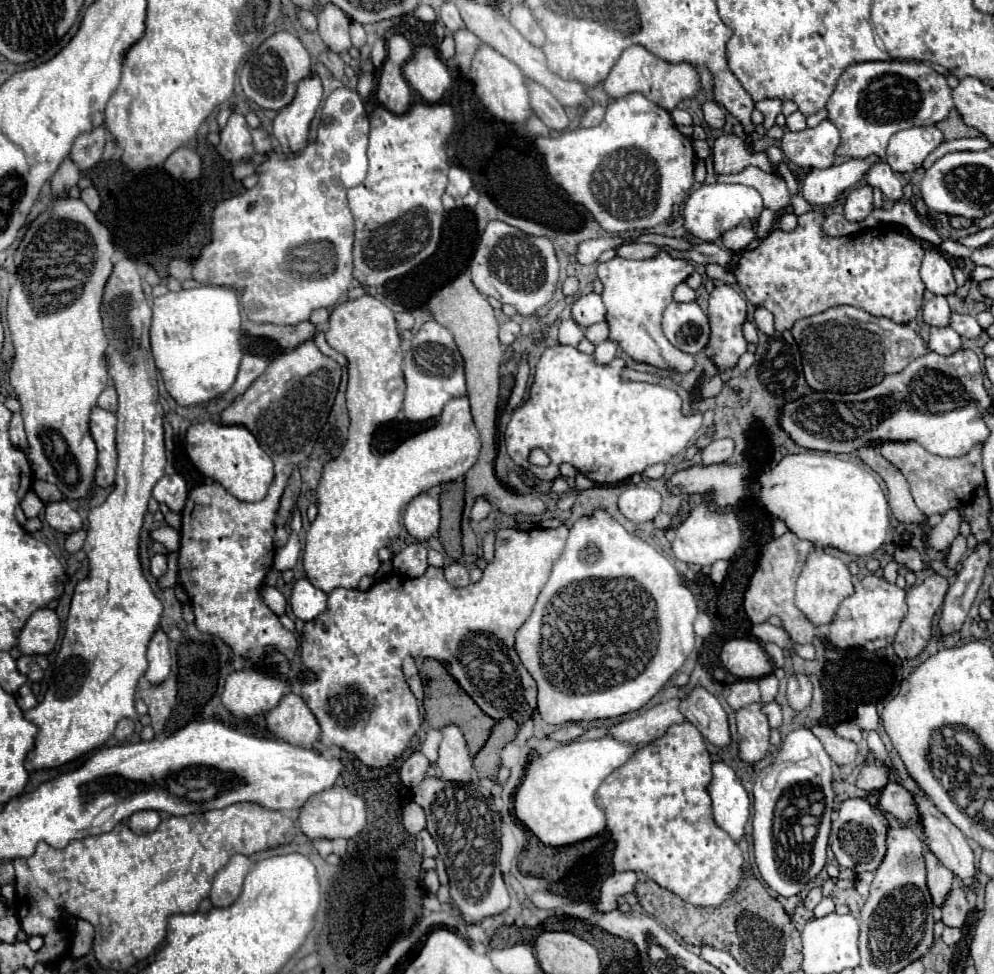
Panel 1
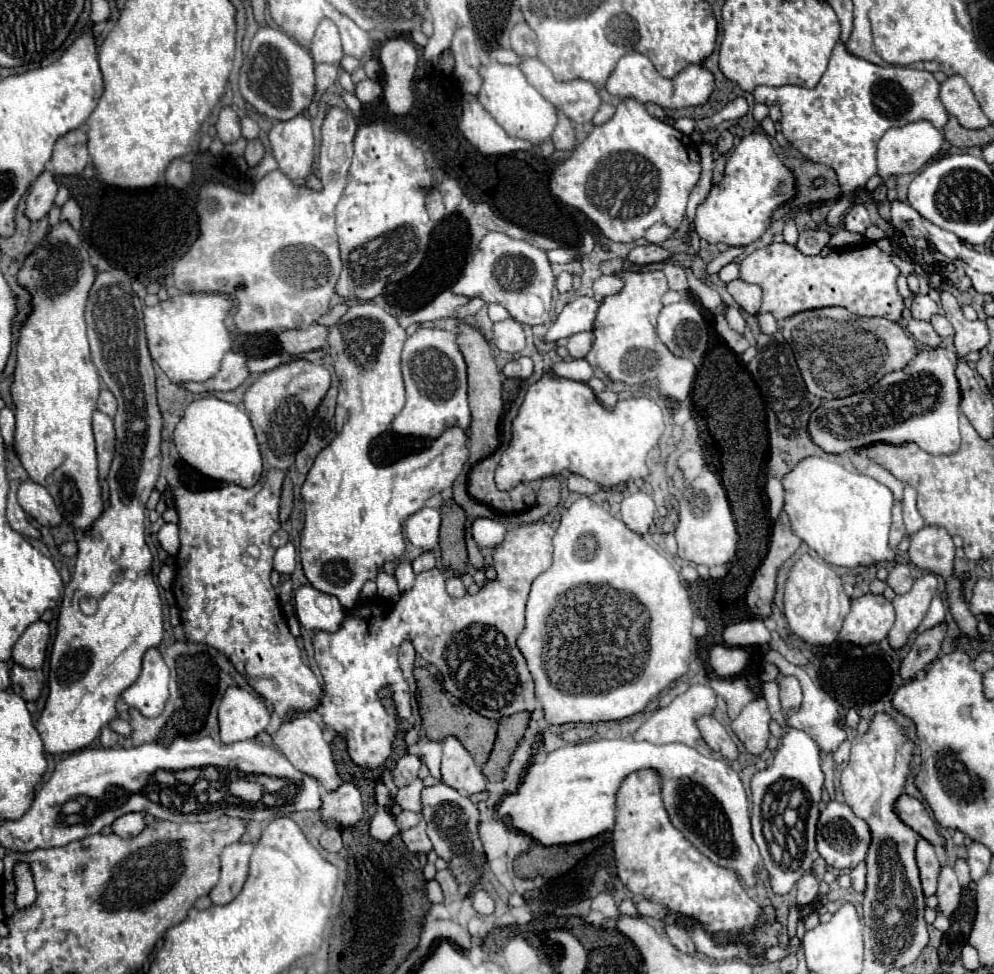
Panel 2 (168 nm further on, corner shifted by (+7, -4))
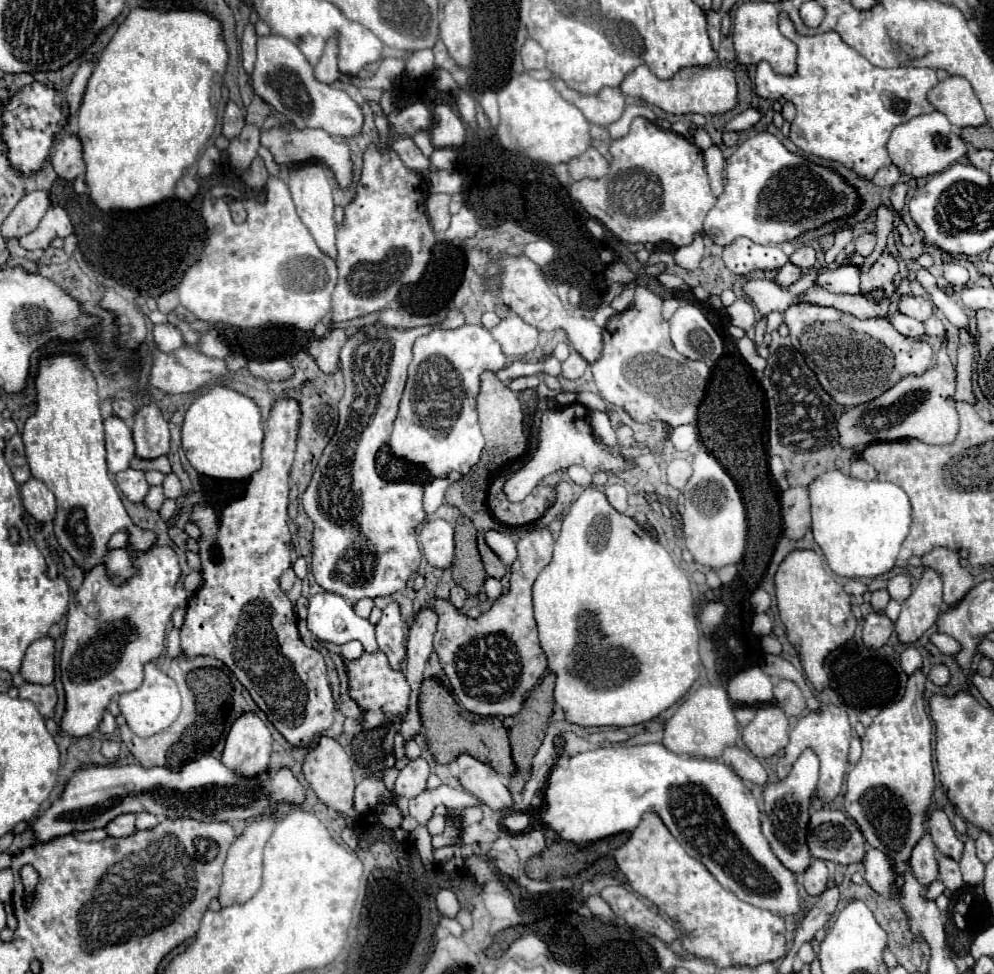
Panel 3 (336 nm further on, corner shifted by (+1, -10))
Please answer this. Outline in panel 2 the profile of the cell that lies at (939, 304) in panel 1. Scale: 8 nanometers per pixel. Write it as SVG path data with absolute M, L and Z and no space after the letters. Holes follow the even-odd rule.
M915 295L913 303L911 303L911 313L915 319L921 321L929 321L931 315L935 315L939 311L939 305L929 297L929 295Z

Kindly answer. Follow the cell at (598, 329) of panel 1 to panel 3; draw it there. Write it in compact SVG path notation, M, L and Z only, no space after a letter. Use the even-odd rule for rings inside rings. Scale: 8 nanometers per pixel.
M571 351L571 355L567 357L567 361L561 367L561 377L565 377L565 379L579 379L585 373L585 369L587 369L587 361L579 353Z

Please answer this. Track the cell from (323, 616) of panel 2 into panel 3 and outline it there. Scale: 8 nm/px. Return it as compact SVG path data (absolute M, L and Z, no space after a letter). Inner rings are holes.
M317 593L309 599L307 627L319 641L329 641L335 645L359 639L365 651L375 653L375 629L367 619L355 615L353 607L345 597L337 593Z

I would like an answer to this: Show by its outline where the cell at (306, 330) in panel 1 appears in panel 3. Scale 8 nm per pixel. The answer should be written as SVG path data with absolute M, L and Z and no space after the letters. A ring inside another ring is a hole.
M343 329L329 331L323 339L313 339L309 343L309 353L315 357L323 373L335 373L339 369L339 351L347 343L349 335Z

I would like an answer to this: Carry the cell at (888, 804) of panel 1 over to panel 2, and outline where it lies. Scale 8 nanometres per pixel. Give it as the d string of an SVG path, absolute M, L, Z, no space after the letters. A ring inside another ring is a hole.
M901 795L895 805L893 805L897 817L909 825L915 833L919 833L923 839L927 839L931 845L943 845L943 837L937 833L937 823L933 823L927 807L915 799L915 797L909 797L909 795Z

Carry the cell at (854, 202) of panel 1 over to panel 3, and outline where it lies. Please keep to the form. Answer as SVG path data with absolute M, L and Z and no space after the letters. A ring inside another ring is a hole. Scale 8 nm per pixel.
M863 233L861 237L857 237L855 245L857 245L857 253L863 255L863 257L867 257L875 249L875 235L873 233Z

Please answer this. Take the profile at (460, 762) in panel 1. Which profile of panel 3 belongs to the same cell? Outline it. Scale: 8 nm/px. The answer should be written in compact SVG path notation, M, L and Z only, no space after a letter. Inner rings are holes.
M471 755L457 757L457 765L463 789L479 797L479 801L489 805L493 811L503 811L513 807L513 797L509 793L507 779L499 775L495 769L473 759Z

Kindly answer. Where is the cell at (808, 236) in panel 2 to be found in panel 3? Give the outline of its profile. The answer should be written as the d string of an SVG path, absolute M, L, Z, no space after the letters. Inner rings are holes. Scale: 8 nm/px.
M803 247L803 249L797 249L791 257L789 257L789 261L793 263L793 265L797 265L797 267L805 267L805 269L809 269L809 267L813 267L815 265L815 251L811 249L811 247Z

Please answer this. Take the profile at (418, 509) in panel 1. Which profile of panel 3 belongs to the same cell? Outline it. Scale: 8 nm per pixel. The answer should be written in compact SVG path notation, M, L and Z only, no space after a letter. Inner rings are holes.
M429 521L419 533L423 555L429 565L439 569L449 569L453 565L455 545L453 545L453 525L447 521Z

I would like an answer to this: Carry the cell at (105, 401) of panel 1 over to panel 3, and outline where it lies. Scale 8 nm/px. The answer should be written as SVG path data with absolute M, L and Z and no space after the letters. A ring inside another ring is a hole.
M113 399L111 405L113 405L115 415L125 419L125 421L129 421L133 417L133 413L135 413L135 405L131 401L127 401L127 399Z

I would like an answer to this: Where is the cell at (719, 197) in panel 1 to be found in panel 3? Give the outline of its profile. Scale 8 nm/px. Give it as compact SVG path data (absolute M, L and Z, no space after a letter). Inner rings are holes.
M769 131L753 135L735 149L725 163L725 179L723 195L705 219L705 233L717 245L737 237L749 237L759 245L779 245L829 221L851 217L861 205L857 189L845 177L791 153Z

